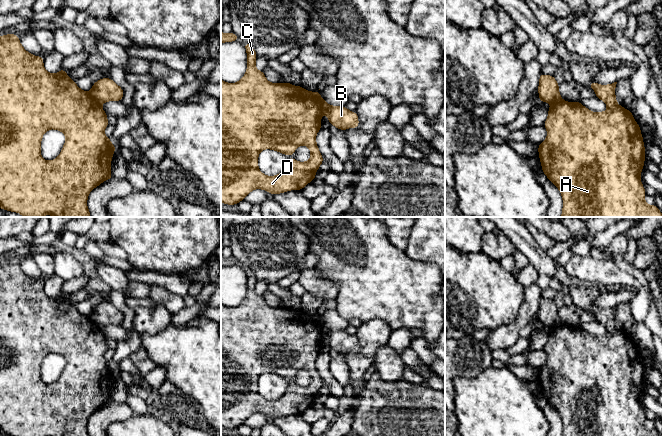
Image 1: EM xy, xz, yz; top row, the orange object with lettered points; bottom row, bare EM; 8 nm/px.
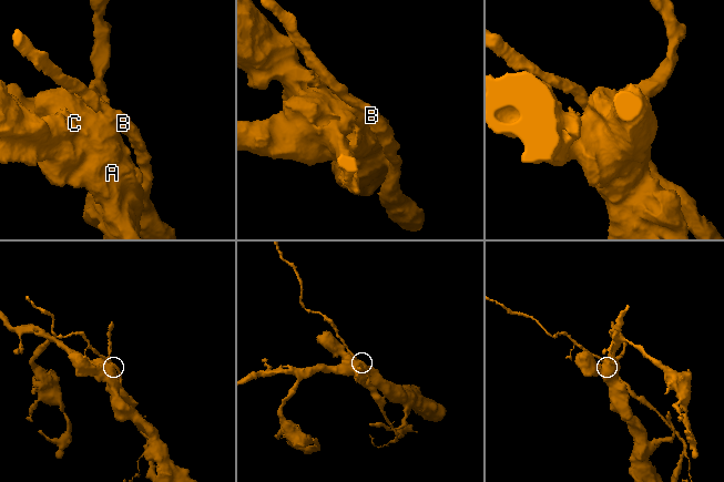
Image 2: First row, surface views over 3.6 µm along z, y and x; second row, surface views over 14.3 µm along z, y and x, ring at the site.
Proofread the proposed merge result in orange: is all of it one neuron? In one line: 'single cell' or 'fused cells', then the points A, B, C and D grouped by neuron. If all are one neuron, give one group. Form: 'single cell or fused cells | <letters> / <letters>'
fused cells | A C D / B

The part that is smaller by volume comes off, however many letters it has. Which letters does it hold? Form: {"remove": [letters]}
{"remove": ["B"]}

